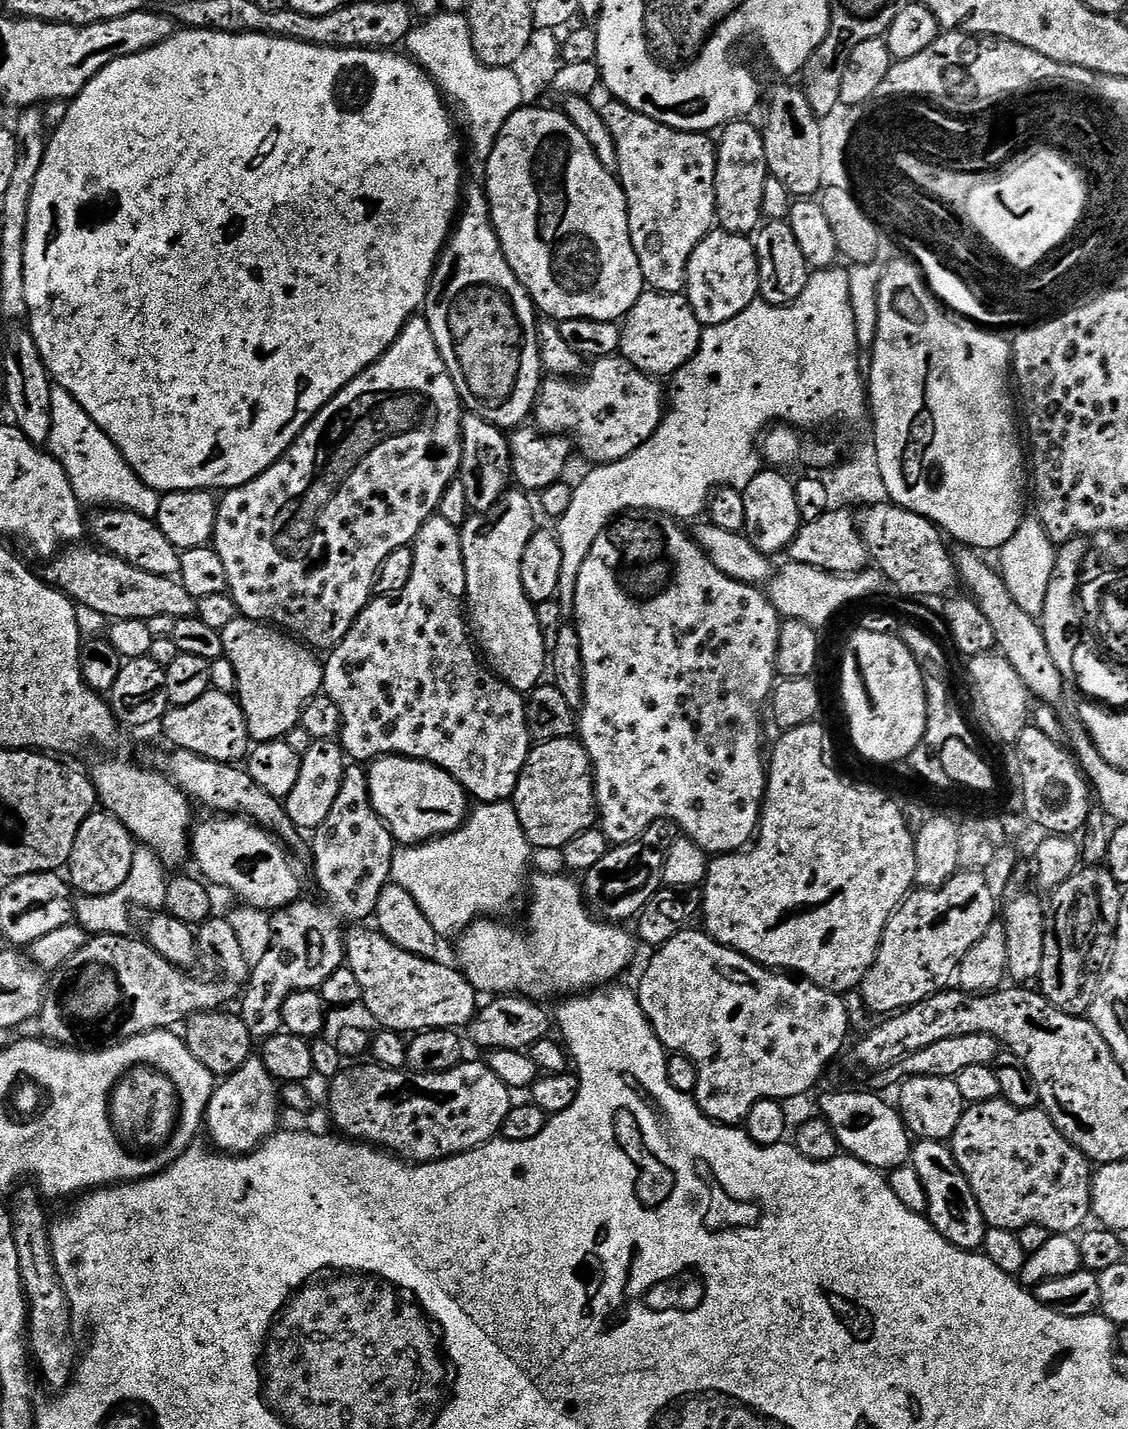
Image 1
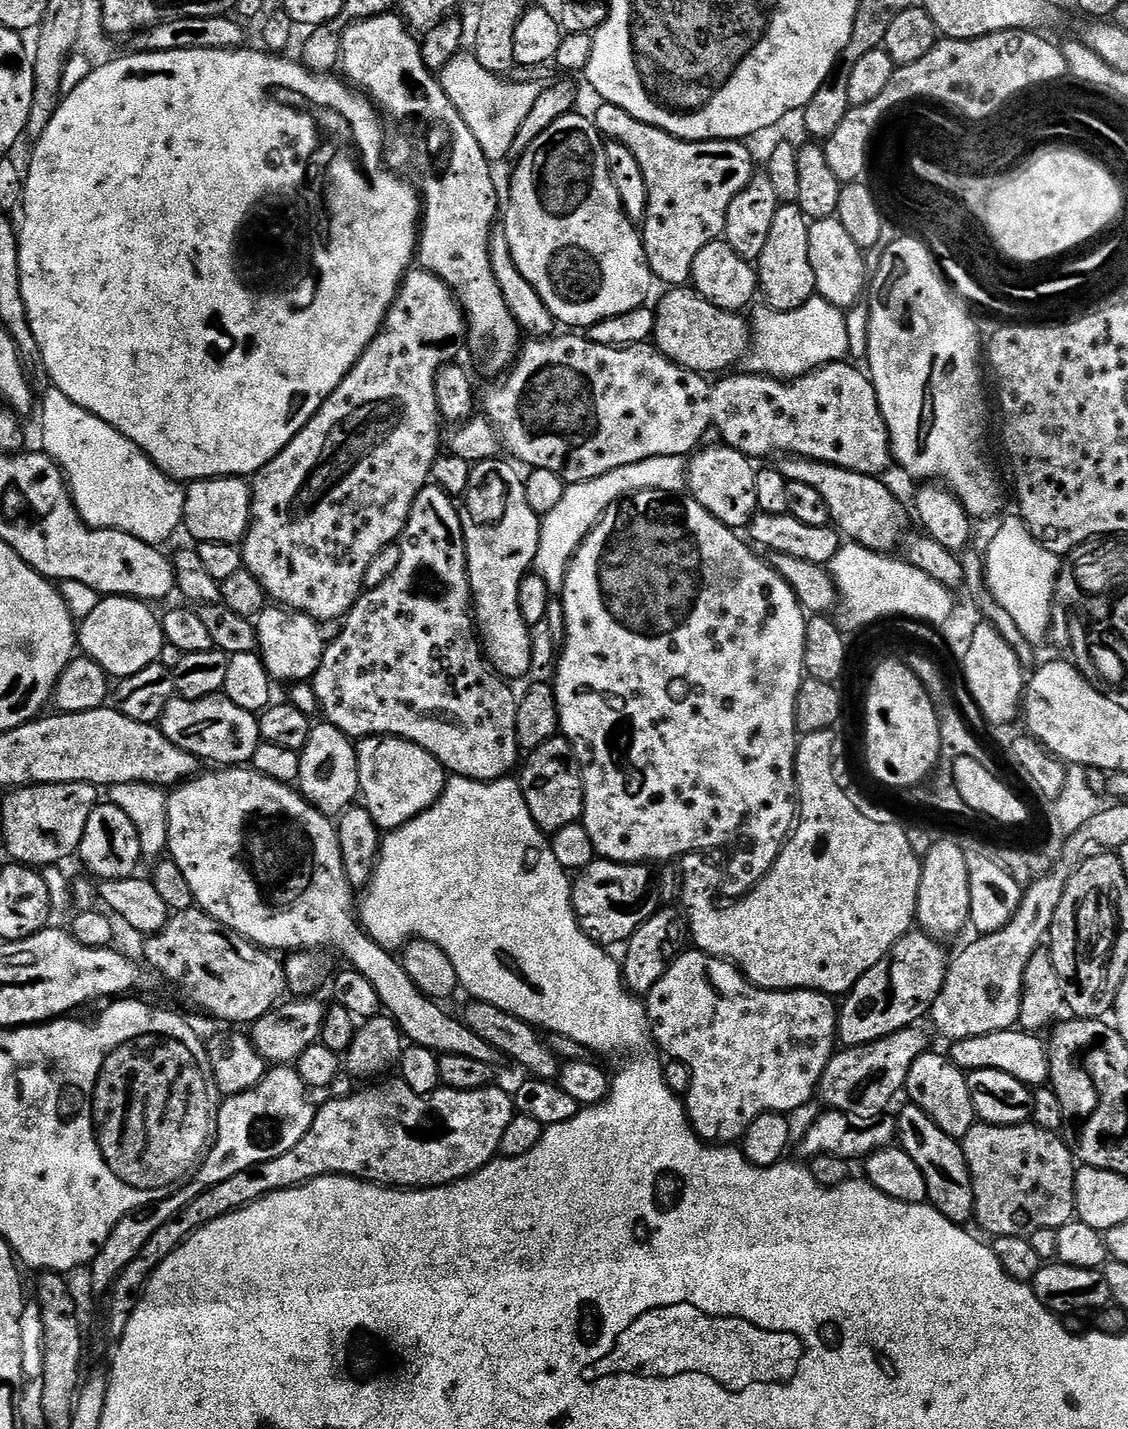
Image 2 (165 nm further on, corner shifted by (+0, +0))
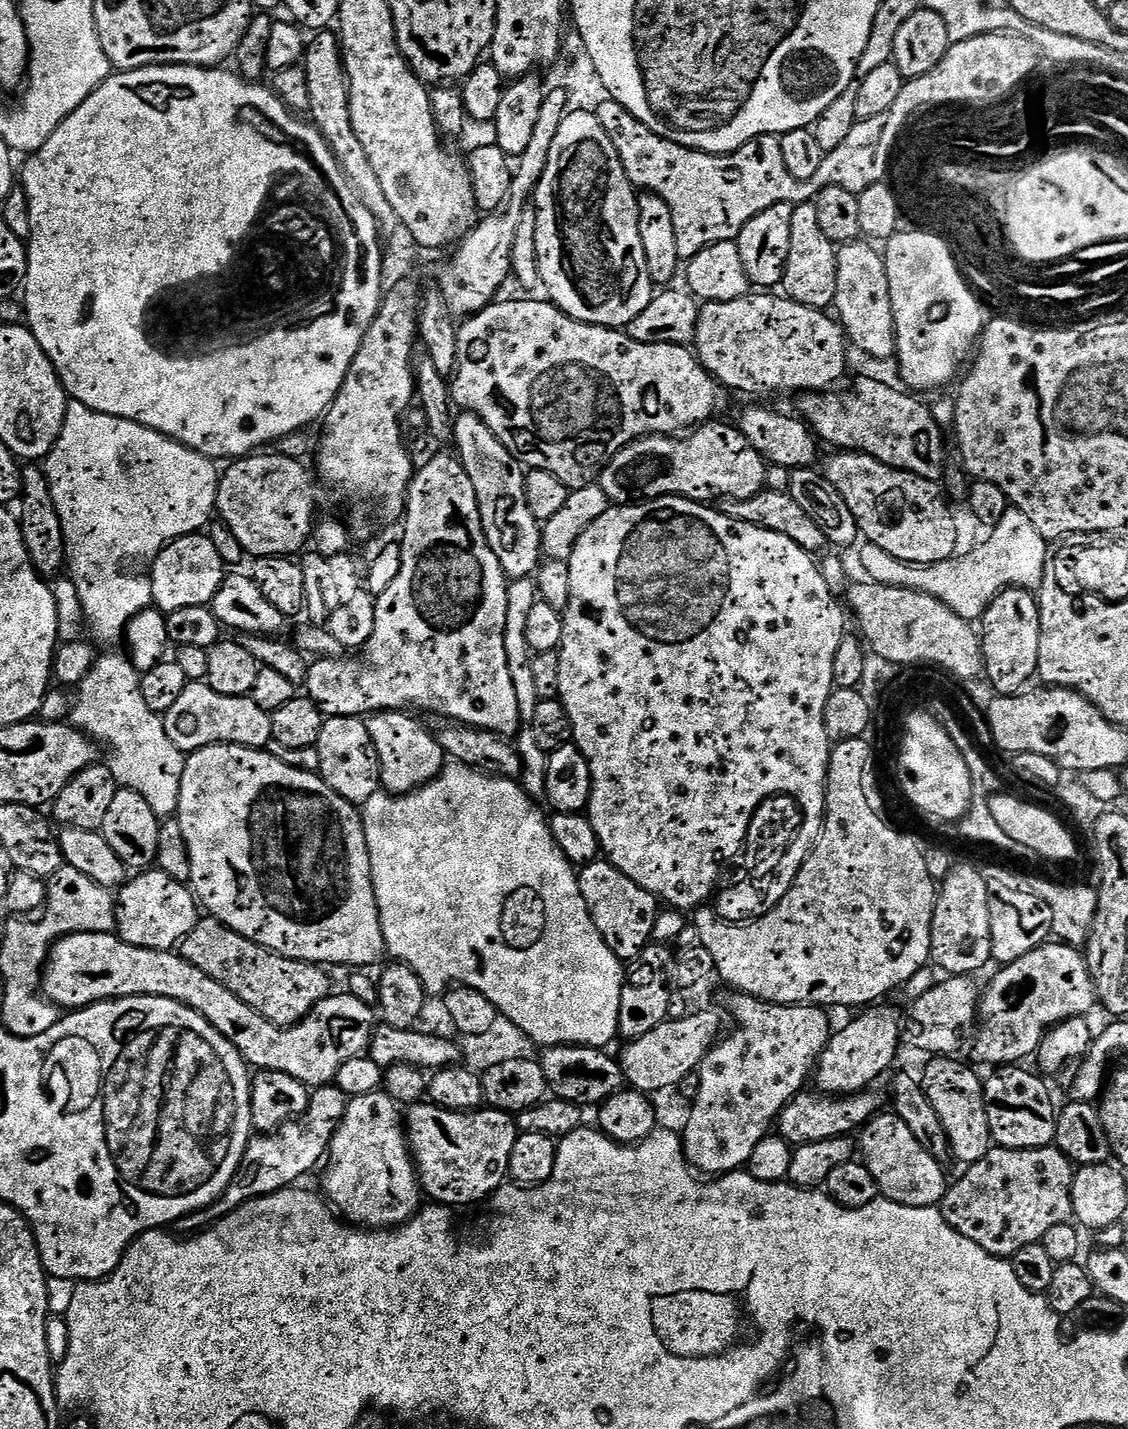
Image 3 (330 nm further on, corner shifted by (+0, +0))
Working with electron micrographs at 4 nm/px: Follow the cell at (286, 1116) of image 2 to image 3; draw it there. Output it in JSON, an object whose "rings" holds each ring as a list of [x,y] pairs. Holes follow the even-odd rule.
{"rings":[[[321,1086],[315,1089],[311,1093],[307,1112],[295,1122],[289,1122],[271,1134],[253,1135],[244,1152],[244,1161],[239,1161],[239,1171],[247,1174],[251,1168],[306,1168],[312,1172],[317,1167],[316,1163],[329,1151],[332,1136],[348,1109],[348,1101],[349,1097],[341,1088]]]}

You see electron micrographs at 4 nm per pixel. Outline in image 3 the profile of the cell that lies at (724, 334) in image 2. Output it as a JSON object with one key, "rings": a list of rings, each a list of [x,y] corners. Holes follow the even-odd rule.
{"rings":[[[749,294],[742,298],[734,298],[730,302],[708,302],[701,307],[700,317],[696,323],[696,339],[694,341],[694,355],[700,364],[712,377],[717,380],[725,389],[733,388],[736,392],[796,392],[803,394],[806,392],[823,392],[831,389],[844,376],[844,367],[848,364],[848,352],[846,347],[846,337],[844,329],[841,328],[840,321],[833,318],[827,311],[810,306],[802,306],[798,302],[788,299],[783,294]]]}

